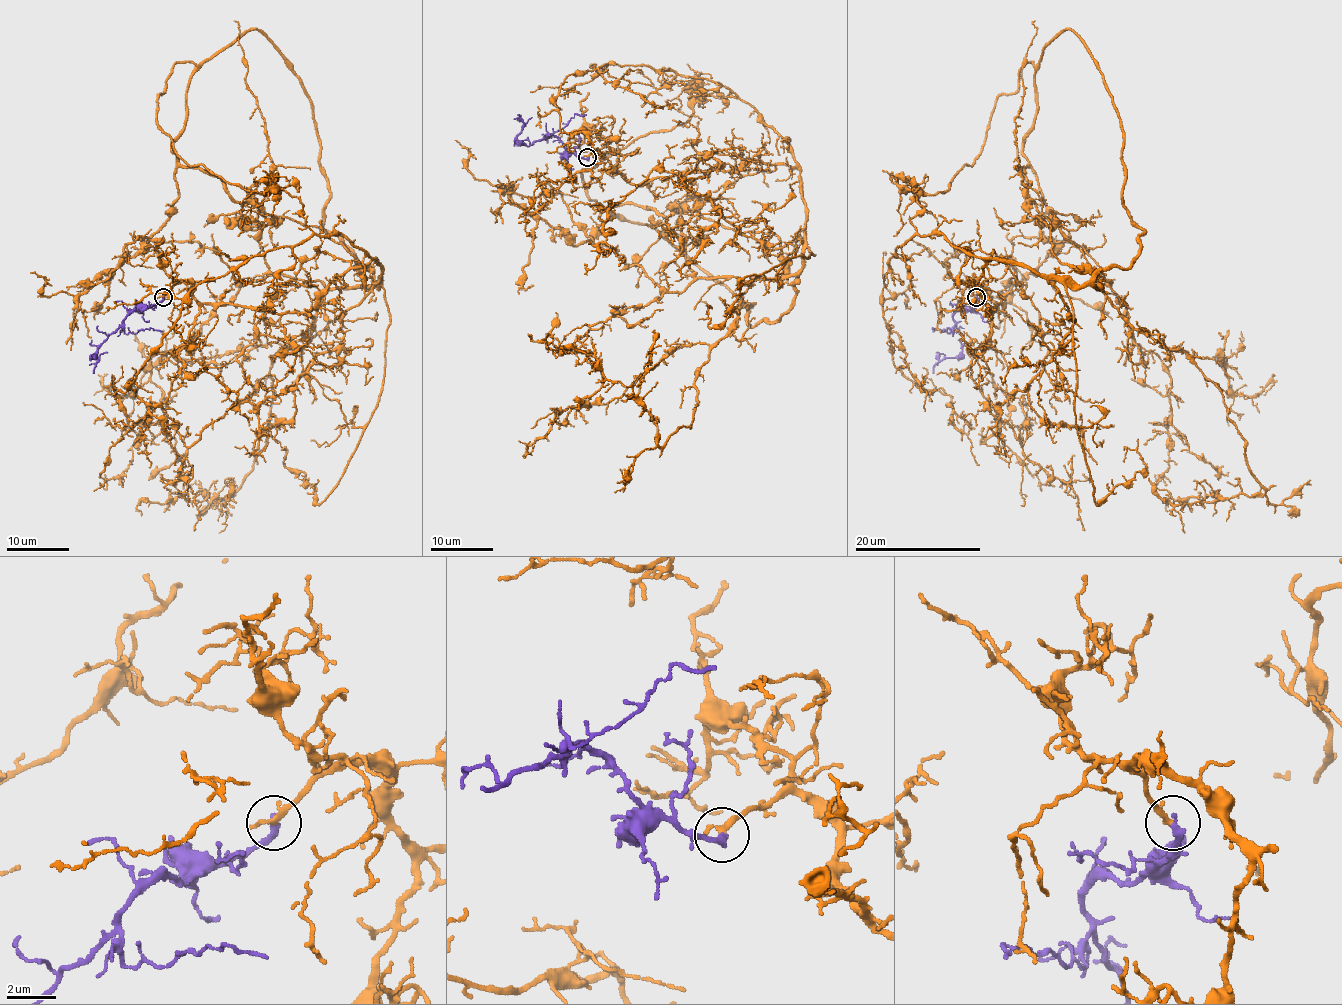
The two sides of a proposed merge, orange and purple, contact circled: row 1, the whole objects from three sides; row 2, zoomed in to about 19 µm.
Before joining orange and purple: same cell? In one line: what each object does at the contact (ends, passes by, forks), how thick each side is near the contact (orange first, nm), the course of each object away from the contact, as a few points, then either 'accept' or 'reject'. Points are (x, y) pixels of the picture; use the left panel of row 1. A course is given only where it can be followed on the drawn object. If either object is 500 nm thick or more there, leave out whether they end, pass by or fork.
orange passes by; purple ends; calibres 200 and 320 nm; course orange (163, 296), (300, 313), (380, 265), (244, 282), (143, 236), (86, 284), (111, 274), (108, 310); course purple (163, 296), (140, 312), (133, 310), (93, 356), (99, 361), (93, 373); accept

